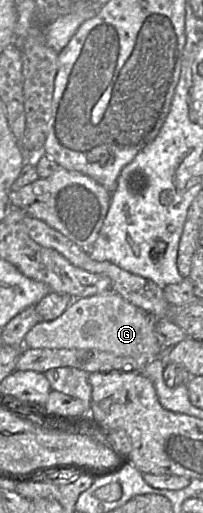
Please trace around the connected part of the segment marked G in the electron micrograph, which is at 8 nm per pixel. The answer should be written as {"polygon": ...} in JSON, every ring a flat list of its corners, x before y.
{"polygon":[[117,293,90,297,71,296,69,306,52,321,37,322,25,335,23,348,97,349,136,360,152,360,162,353,155,334,157,319]]}

